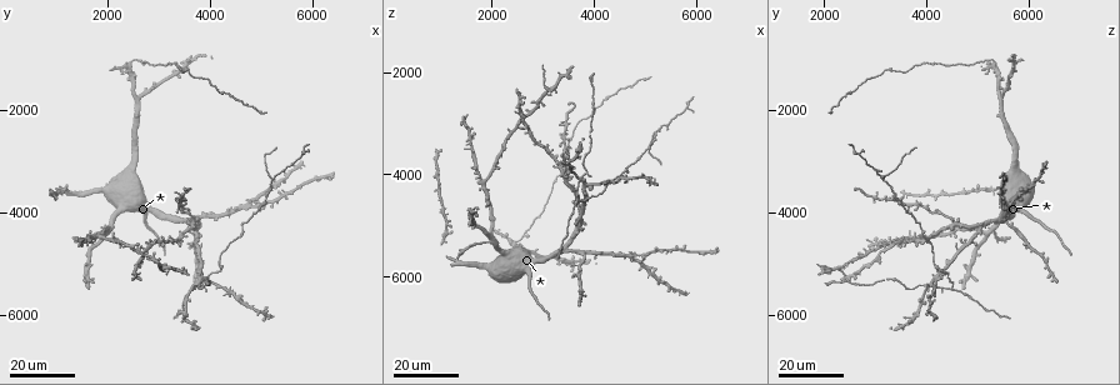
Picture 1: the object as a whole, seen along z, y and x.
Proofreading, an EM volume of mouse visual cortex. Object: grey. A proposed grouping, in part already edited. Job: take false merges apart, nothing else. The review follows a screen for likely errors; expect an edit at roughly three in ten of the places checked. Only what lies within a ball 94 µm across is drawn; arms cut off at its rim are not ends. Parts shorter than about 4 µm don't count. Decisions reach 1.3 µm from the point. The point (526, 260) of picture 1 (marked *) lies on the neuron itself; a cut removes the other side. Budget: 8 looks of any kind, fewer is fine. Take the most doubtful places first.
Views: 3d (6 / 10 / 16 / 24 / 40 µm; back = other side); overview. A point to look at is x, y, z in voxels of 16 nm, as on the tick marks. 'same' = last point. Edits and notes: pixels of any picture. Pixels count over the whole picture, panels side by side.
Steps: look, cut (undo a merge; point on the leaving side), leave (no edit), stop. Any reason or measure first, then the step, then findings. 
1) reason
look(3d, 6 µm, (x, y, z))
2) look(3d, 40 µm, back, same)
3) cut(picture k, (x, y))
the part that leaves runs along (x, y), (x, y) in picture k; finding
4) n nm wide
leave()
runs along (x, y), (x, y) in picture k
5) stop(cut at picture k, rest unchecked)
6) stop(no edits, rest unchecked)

three-way junction
look(3d, 16 µm, (5250, 3350, 3150))

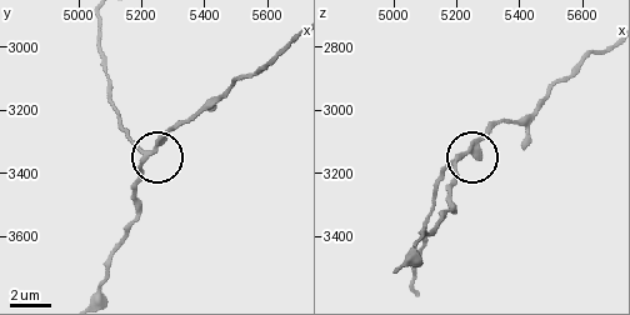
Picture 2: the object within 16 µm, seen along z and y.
zoom in
look(3d, 6 µm, (5230, 3340, 3140))

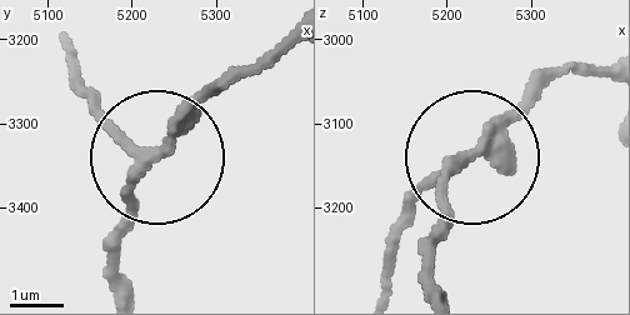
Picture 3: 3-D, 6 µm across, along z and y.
3 arms
cut(picture 3, (96, 106))
the part that leaves runs along (143, 146), (84, 88), (75, 51) in picture 3; two neurons meet here

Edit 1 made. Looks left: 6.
look(overview)

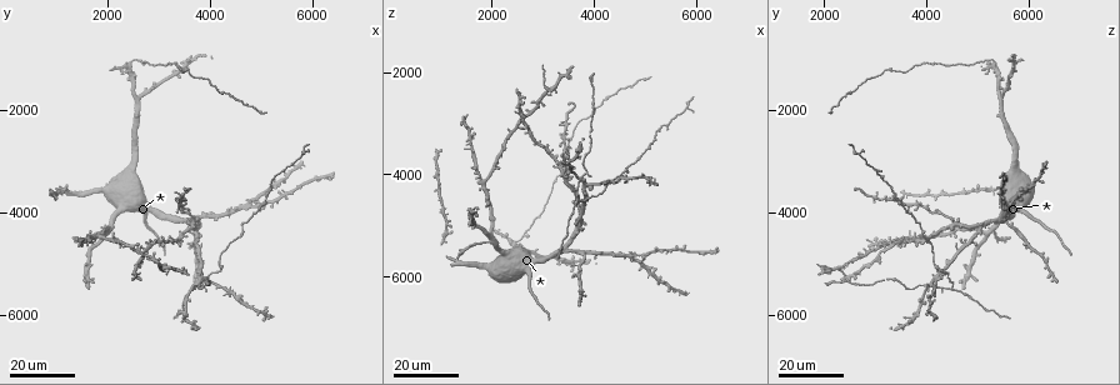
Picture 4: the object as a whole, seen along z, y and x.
sudden change in width
look(3d, 16 µm, (3850, 5400, 3900))

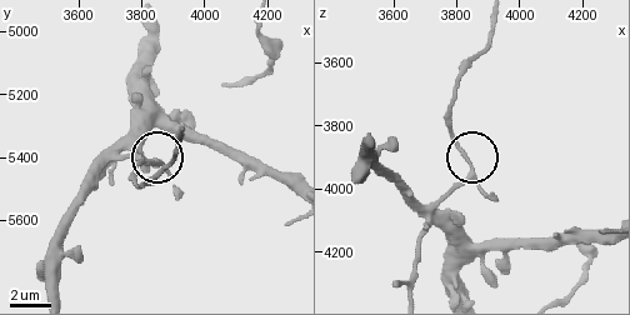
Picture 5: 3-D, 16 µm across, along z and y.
look(3d, 10 µm, (3840, 5420, 3930))

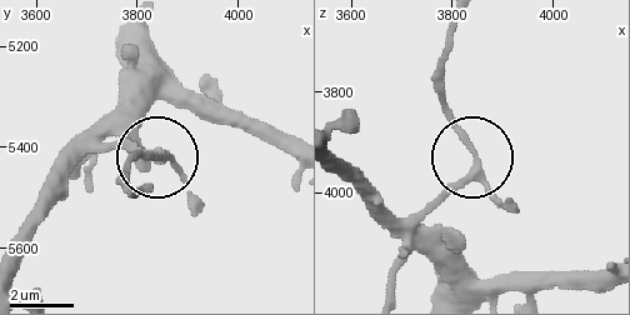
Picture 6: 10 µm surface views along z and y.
3 arms
leave()
all the same neuron

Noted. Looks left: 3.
a fork
look(3d, 24 µm, (3650, 5500, 4450))

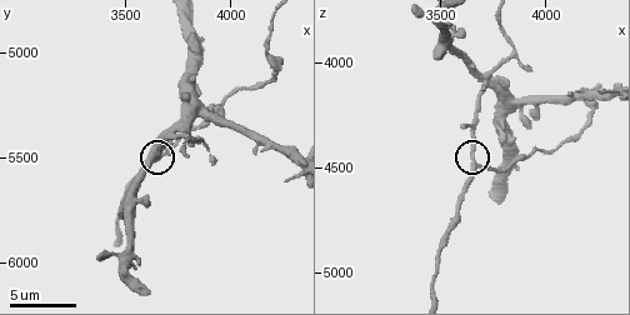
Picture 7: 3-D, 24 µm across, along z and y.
zoom in
look(3d, 10 µm, (3680, 5490, 4500))

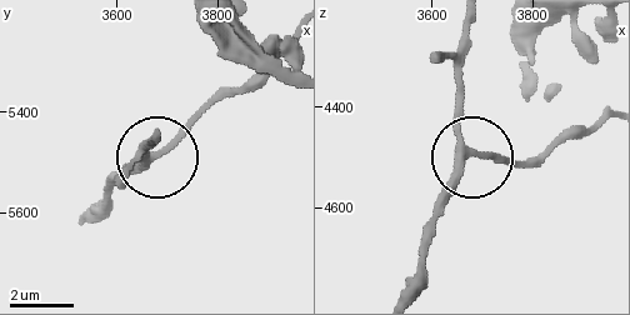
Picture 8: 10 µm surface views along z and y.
250 nm wide
leave()
runs along (470, 23), (456, 79), (468, 160), (460, 184), (428, 221) in picture 8; all the same neuron

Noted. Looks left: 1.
stop(cut at picture 3, rest unchecked)

